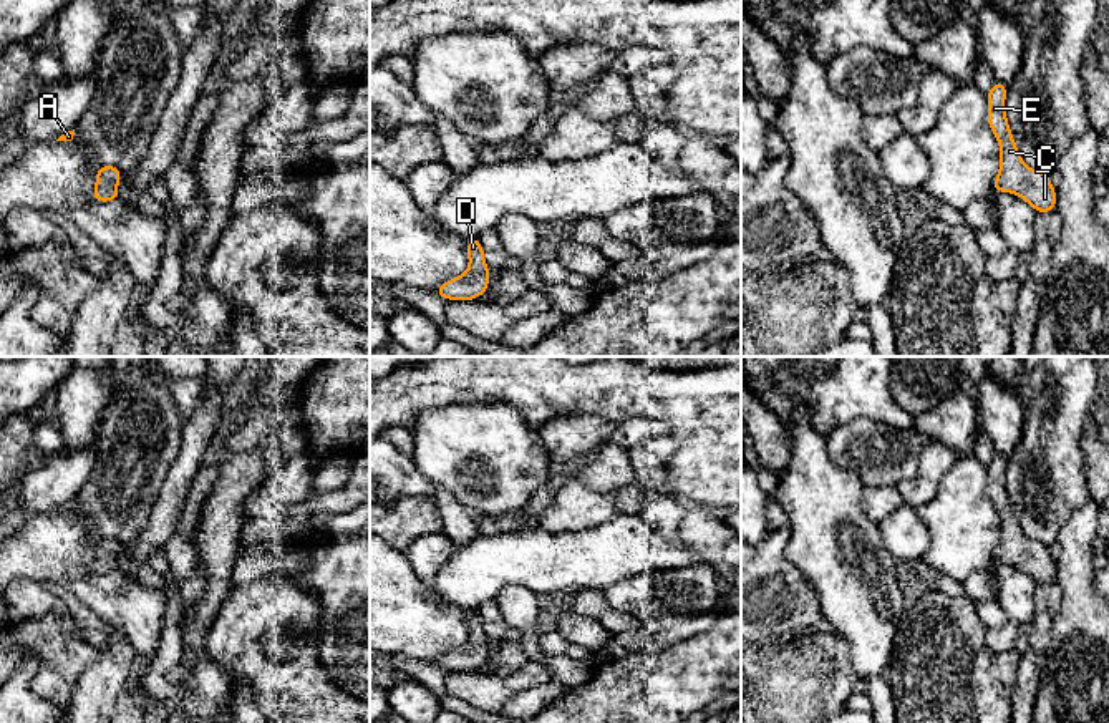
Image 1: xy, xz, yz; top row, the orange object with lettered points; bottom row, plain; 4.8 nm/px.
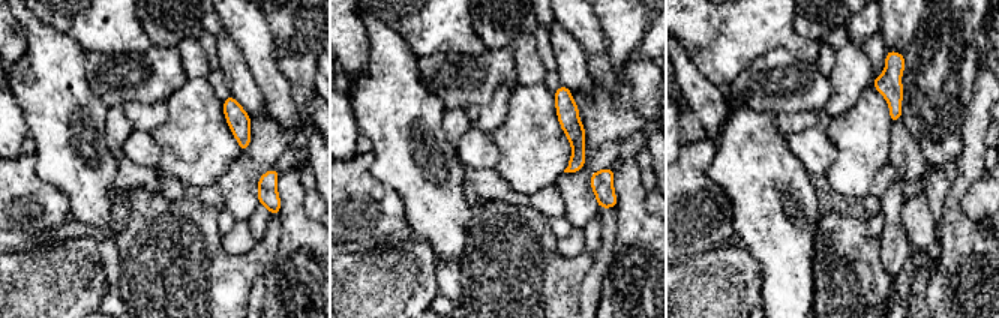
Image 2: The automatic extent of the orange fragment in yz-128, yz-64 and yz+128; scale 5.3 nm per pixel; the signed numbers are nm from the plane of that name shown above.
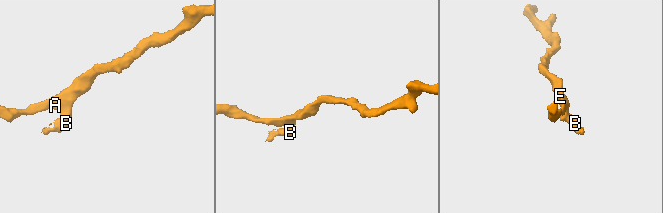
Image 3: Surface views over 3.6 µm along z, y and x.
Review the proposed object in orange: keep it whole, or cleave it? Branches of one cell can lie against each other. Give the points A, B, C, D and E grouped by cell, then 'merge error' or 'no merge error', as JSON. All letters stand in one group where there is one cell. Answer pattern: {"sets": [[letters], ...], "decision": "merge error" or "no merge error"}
{"sets": [["A", "B", "C", "D", "E"]], "decision": "no merge error"}

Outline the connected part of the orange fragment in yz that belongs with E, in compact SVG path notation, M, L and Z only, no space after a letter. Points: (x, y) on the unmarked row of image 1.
M995 453L986 469L988 496L1001 521L993 560L1018 565L1036 584L1051 584L1056 579L1056 560L1051 557L1049 546L1028 539L1021 531L1006 491L1006 458Z

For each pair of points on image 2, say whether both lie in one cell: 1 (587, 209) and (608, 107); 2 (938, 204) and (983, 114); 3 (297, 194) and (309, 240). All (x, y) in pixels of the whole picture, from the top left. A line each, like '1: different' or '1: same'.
1: same
2: different
3: same

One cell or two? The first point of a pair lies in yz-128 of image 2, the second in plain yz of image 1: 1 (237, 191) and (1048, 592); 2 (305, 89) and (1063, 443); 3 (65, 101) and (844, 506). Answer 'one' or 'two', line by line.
1: two
2: two
3: one

